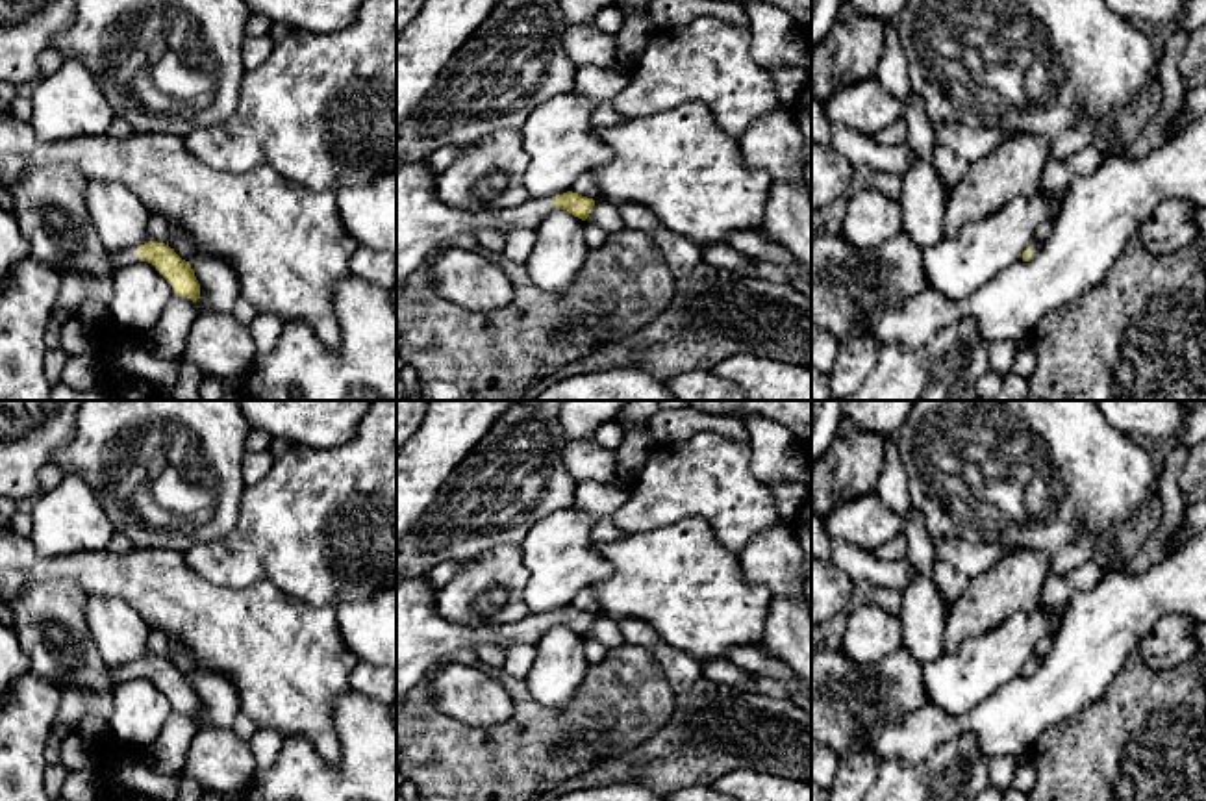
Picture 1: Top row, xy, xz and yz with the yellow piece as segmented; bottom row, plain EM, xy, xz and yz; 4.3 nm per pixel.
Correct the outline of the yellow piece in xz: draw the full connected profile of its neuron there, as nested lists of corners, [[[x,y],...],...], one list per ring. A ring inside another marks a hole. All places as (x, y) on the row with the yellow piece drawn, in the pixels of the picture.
[[[428,159],[396,163],[396,287],[415,274],[443,241],[458,234],[476,235],[484,228],[535,230],[554,210],[567,210],[585,221],[595,206],[593,198],[567,191],[495,213],[465,213],[437,197],[435,180]]]

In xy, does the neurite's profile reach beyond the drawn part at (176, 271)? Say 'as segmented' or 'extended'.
extended

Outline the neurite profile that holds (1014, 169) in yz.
[[[1013,134],[991,154],[967,163],[967,172],[947,197],[945,237],[989,219],[1017,197],[1034,198],[1041,191],[1043,169],[1050,156],[1045,137]]]

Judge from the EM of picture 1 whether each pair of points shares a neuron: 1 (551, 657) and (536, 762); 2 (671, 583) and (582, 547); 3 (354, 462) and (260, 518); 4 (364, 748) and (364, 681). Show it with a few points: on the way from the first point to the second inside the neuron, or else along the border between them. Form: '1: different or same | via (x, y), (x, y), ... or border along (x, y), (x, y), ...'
1: different | border along (523, 681), (547, 707), (564, 707), (580, 685)
2: different | border along (595, 544), (612, 572), (593, 586)
3: same | via (330, 484), (312, 488), (284, 516)
4: different | border along (352, 688), (376, 701)

